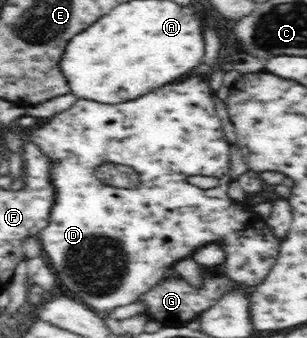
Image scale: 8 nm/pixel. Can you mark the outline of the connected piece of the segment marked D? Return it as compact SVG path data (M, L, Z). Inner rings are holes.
M200 76L188 78L184 82L172 82L165 84L162 88L149 92L146 96L138 98L138 100L127 100L126 102L118 102L114 104L102 104L95 100L76 100L74 106L68 110L64 110L62 114L54 115L50 121L44 123L41 127L33 130L30 140L35 142L44 154L48 154L53 160L54 177L53 183L57 190L57 201L53 204L50 213L50 222L48 226L40 233L40 242L42 242L43 250L50 259L52 268L56 270L60 282L64 288L68 288L74 298L84 302L86 305L94 309L101 315L107 314L118 306L126 306L132 302L138 303L139 300L153 289L165 276L167 268L173 266L176 261L180 261L186 257L192 257L198 249L210 243L216 243L221 240L221 248L225 252L225 261L220 264L225 268L227 276L233 282L243 282L244 284L253 284L257 286L268 276L270 269L274 266L280 250L281 238L274 236L269 229L266 220L256 218L254 211L246 209L246 206L240 202L230 202L228 197L228 184L231 182L230 170L232 163L230 162L230 140L226 138L226 132L223 130L221 119L217 115L208 81ZM105 162L114 162L114 164L127 165L132 167L140 175L140 185L128 189L114 189L108 185L102 184L95 176L95 170L99 165ZM188 176L214 176L218 178L218 186L210 189L198 188L192 184L186 183Z

